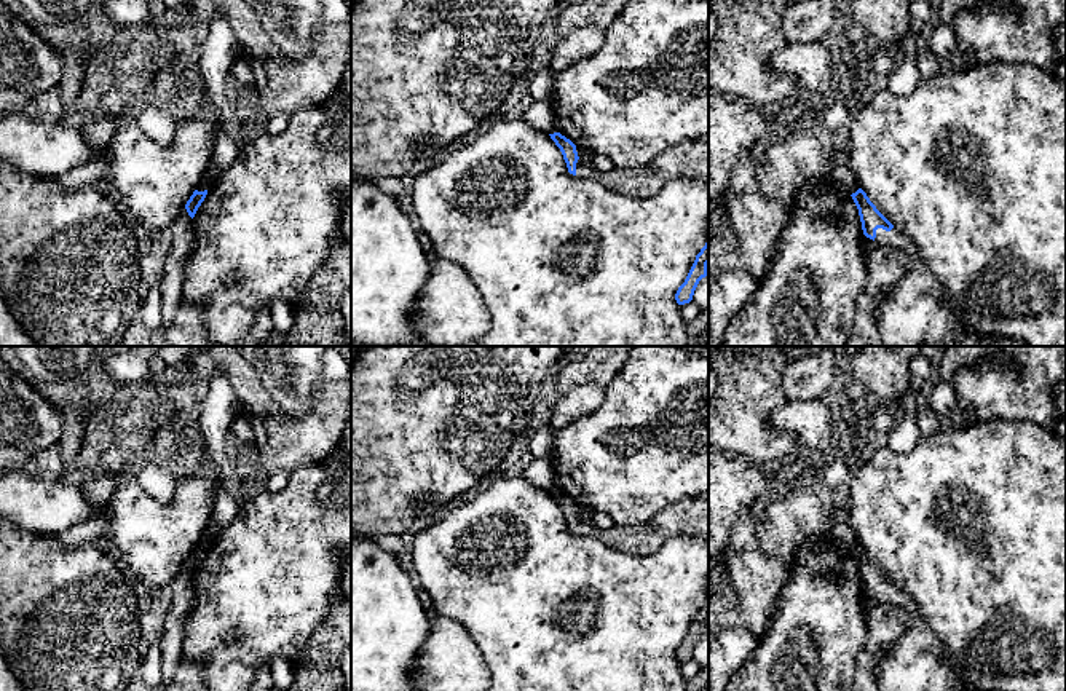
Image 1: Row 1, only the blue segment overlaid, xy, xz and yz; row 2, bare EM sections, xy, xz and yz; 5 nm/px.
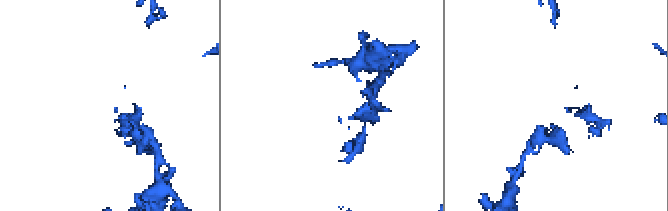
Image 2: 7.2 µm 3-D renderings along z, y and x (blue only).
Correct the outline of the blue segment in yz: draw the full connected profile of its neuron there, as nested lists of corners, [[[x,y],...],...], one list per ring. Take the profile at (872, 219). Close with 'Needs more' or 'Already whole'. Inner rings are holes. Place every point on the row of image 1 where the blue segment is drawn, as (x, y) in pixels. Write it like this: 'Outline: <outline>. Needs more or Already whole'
Outline: [[[862,188],[851,196],[863,235],[881,247],[908,254],[903,276],[876,310],[886,346],[1029,346],[1007,337],[978,335],[965,327],[910,238],[876,209]]]. Needs more

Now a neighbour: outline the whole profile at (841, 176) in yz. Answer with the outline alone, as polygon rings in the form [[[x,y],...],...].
[[[833,164],[830,179],[849,195],[859,190],[859,185],[849,166]]]

